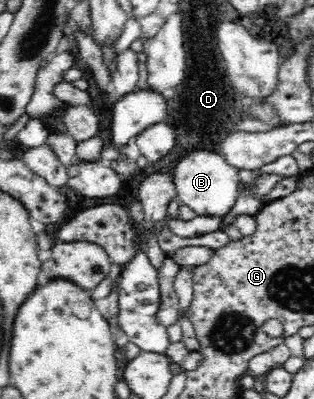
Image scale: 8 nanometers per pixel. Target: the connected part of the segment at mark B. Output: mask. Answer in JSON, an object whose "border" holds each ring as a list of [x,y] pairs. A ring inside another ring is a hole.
{"border":[[[201,148],[189,152],[177,162],[172,172],[172,183],[178,200],[195,212],[195,215],[225,216],[237,200],[238,168],[229,164],[221,154]]]}

